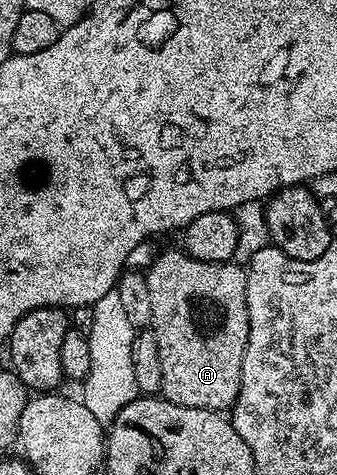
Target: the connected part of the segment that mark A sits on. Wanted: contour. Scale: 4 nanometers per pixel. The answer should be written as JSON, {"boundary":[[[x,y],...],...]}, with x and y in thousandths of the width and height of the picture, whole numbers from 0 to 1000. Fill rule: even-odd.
{"boundary":[[[478,528],[463,545],[436,558],[433,564],[439,600],[445,602],[445,653],[451,655],[445,695],[463,705],[469,754],[481,754],[481,813],[475,815],[475,825],[484,840],[516,846],[528,855],[677,863],[685,861],[706,838],[706,821],[718,804],[718,754],[730,745],[730,728],[736,726],[736,646],[730,644],[730,594],[736,592],[736,577],[709,554],[680,552],[650,556],[647,552],[599,552],[588,543],[558,537],[555,528],[531,528]]]}

